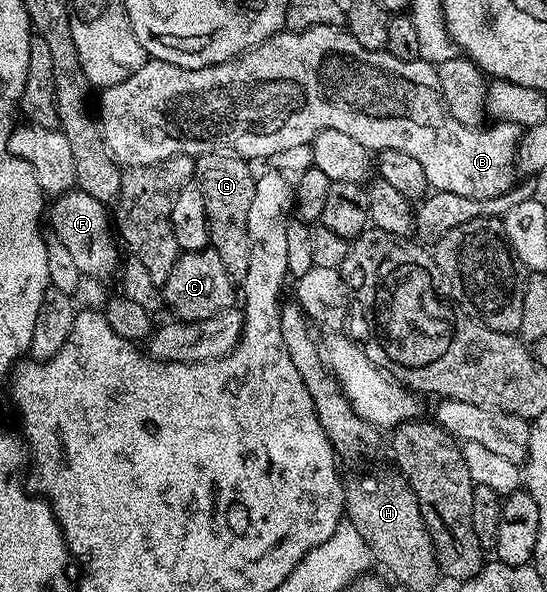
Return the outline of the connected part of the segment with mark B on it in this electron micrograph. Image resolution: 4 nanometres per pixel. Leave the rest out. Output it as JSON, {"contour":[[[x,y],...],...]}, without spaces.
{"contour":[[[315,24],[302,32],[282,30],[215,66],[184,68],[149,58],[131,78],[104,89],[100,96],[99,127],[105,149],[125,168],[147,166],[172,156],[196,158],[212,152],[227,152],[253,162],[256,156],[292,153],[323,130],[339,130],[364,148],[390,148],[411,154],[423,166],[430,189],[486,202],[514,187],[515,157],[523,131],[522,125],[506,120],[479,128],[463,126],[441,97],[434,65],[420,58],[404,60],[384,50],[367,50],[344,27],[335,24]]]}

